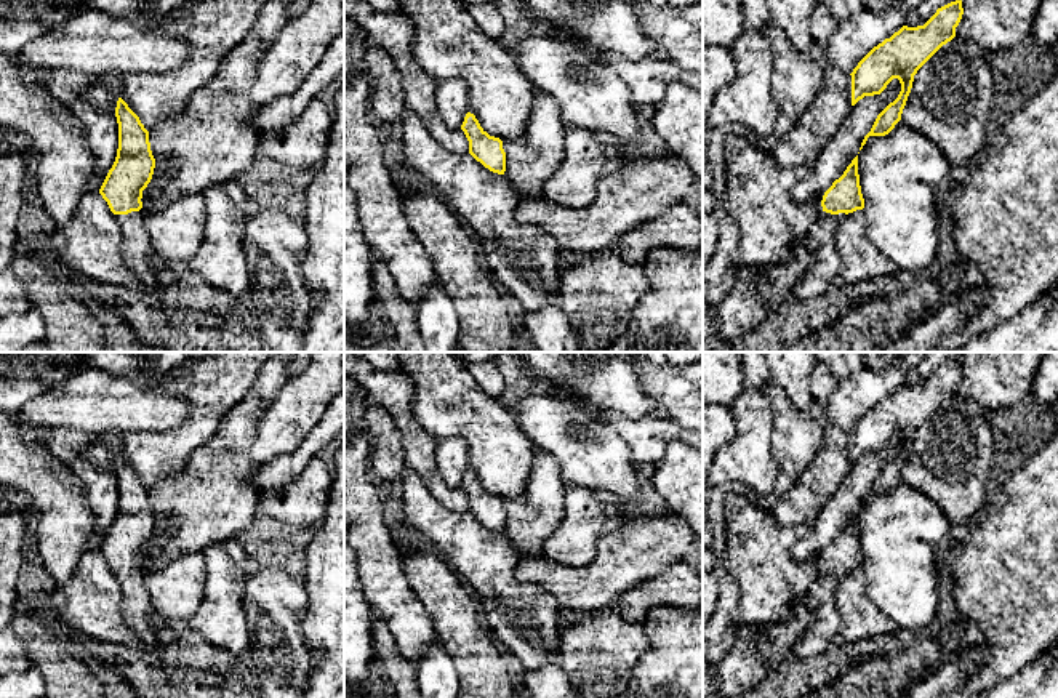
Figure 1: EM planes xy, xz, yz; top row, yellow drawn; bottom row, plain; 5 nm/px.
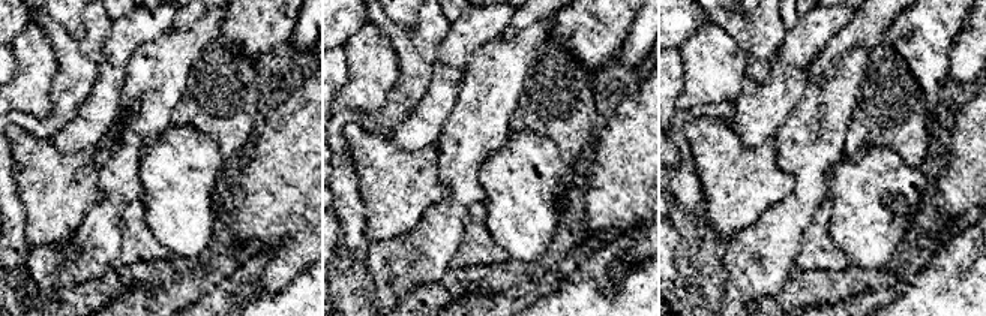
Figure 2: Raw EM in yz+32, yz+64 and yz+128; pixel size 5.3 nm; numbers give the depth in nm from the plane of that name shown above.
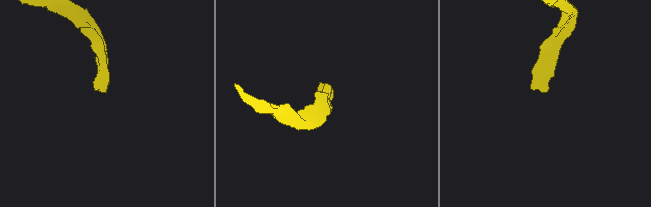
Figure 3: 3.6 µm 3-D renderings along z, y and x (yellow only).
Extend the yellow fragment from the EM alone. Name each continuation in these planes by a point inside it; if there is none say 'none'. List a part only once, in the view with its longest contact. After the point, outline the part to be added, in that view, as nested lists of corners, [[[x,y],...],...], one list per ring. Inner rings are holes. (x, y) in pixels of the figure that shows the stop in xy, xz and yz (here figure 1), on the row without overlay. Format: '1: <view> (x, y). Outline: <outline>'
1: xy (136, 605). Outline: [[[146,568],[128,573],[114,573],[122,588],[123,621],[138,634],[139,647],[144,652],[155,652],[162,647],[147,626],[152,612],[150,596],[146,584]]]

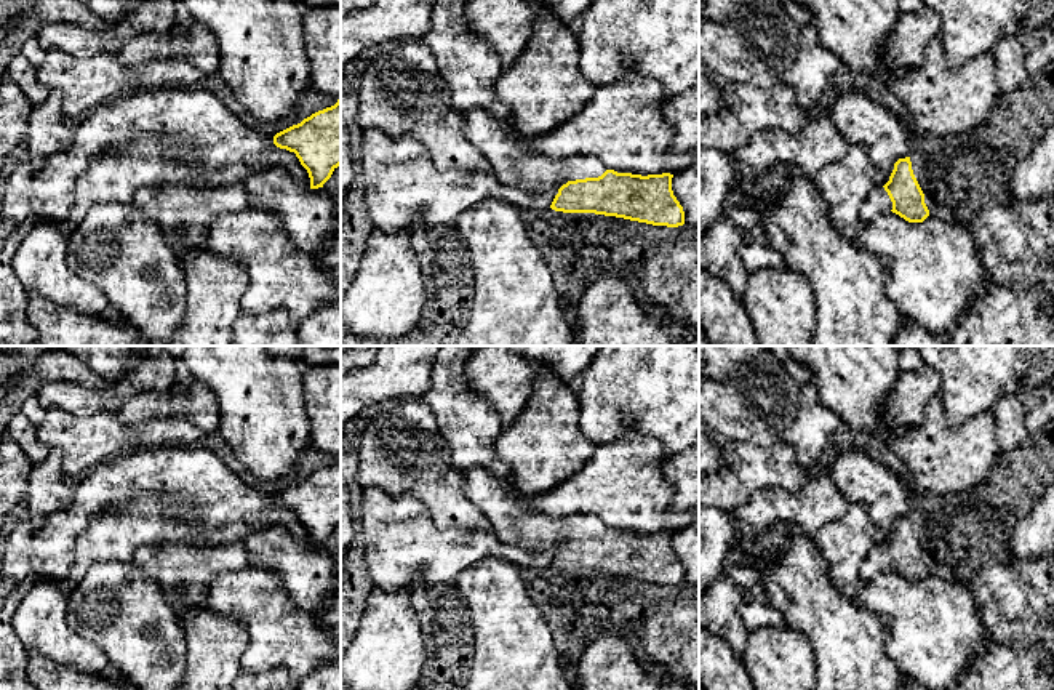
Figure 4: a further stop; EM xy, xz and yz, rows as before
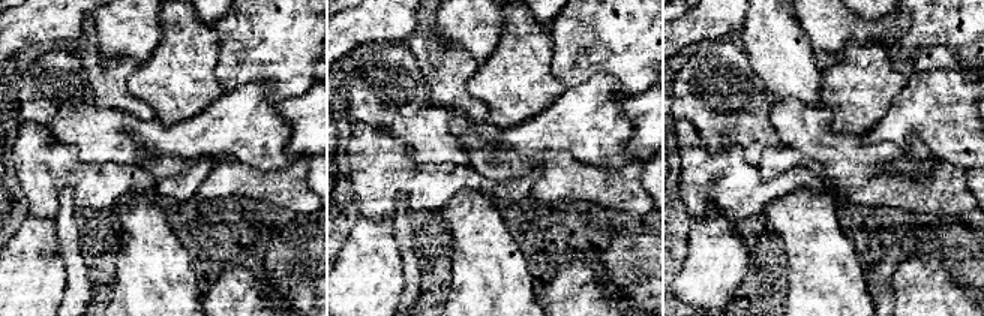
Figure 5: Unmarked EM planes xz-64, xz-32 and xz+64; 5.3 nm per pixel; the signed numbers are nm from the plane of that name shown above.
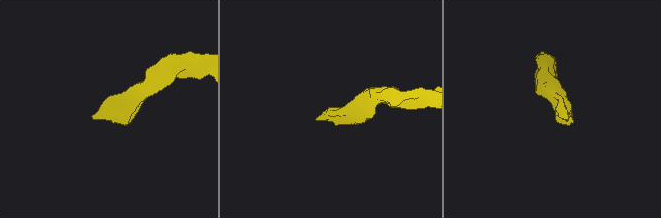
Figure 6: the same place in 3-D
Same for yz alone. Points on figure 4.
1: yz (878, 559). Outline: [[[875,544],[860,570],[860,578],[857,581],[856,591],[862,589],[868,581],[872,581],[880,572],[892,568],[892,560],[883,544]]]

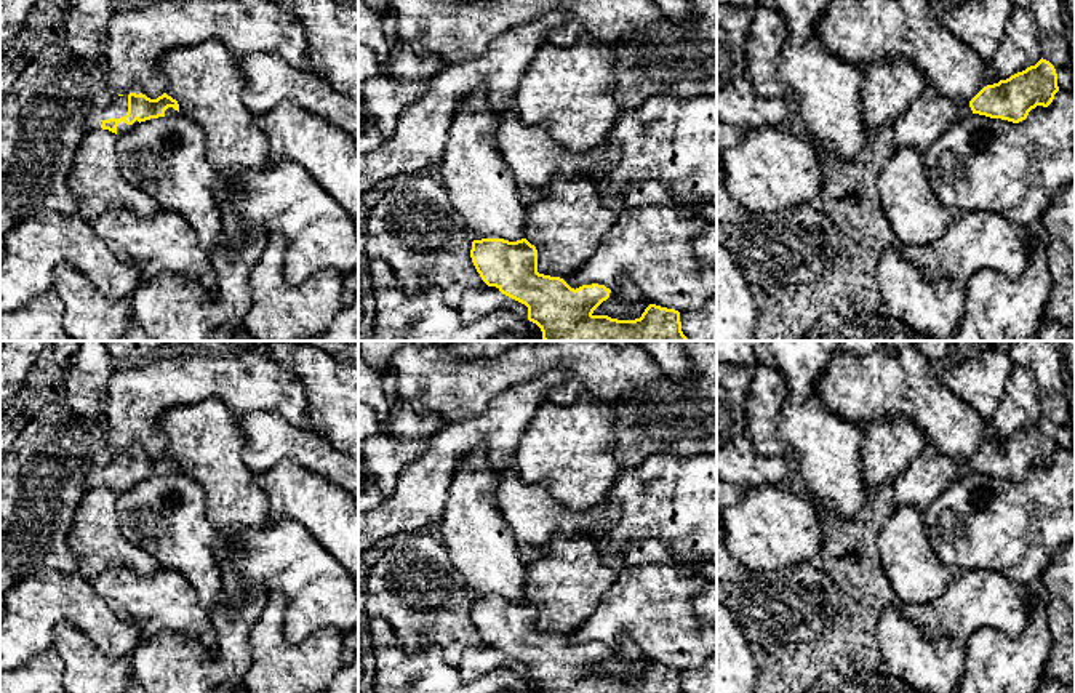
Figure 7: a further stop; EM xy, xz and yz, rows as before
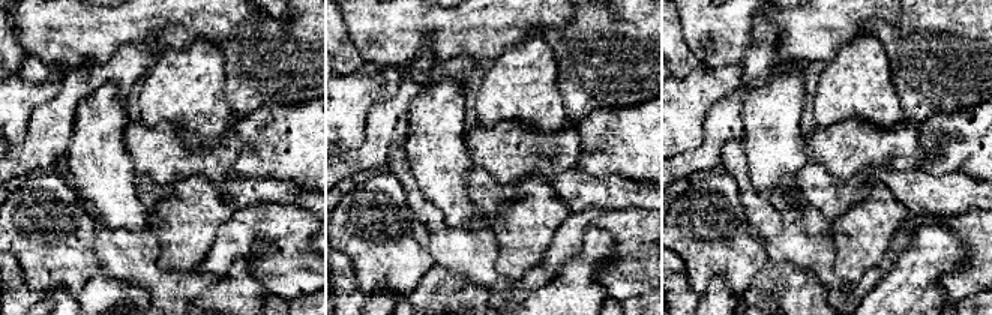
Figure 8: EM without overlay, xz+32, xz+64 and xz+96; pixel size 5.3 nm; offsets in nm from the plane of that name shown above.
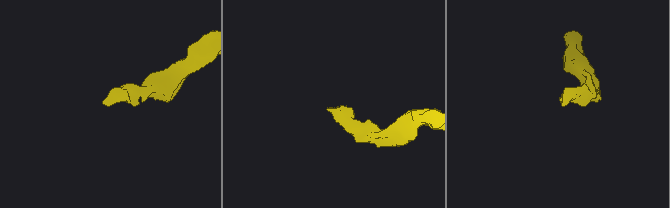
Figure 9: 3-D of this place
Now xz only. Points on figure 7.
none

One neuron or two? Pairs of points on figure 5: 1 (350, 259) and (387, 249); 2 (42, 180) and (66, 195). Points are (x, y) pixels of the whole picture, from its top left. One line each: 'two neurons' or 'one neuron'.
1: one neuron
2: two neurons

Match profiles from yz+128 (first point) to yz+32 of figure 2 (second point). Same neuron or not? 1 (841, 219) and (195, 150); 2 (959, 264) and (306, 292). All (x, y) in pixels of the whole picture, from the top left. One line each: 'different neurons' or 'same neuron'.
1: same neuron
2: same neuron

